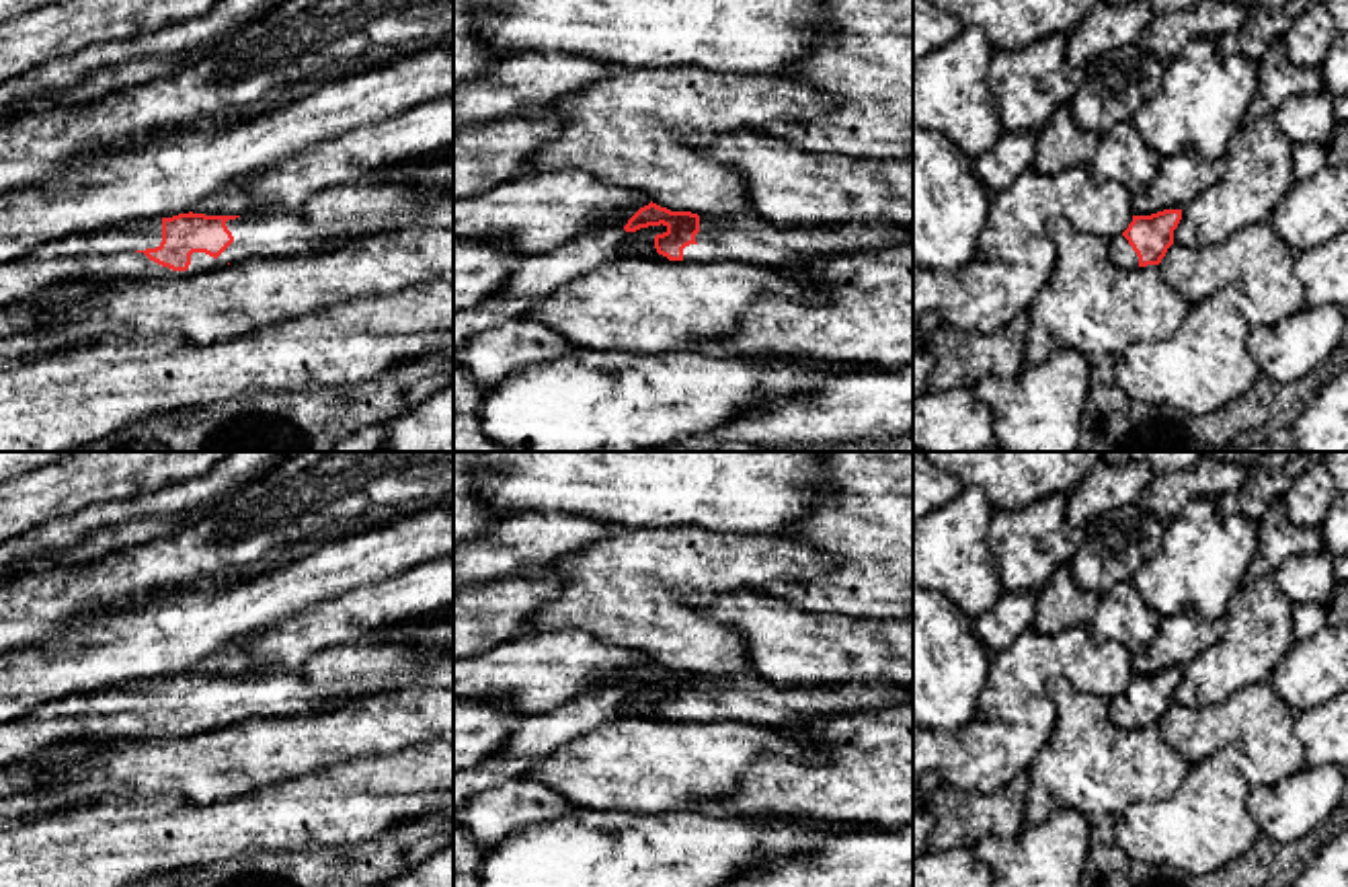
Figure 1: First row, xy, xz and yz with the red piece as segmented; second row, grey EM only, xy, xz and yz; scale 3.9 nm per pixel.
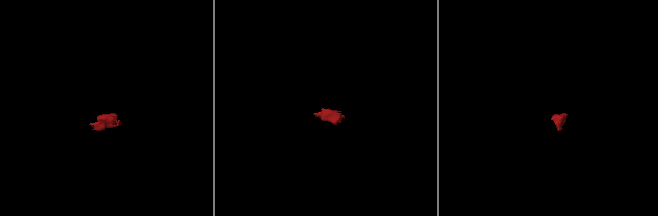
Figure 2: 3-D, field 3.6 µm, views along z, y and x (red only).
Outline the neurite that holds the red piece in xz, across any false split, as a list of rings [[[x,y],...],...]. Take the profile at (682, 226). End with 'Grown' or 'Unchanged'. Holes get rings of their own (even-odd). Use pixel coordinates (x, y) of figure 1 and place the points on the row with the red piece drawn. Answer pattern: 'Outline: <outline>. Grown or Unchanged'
Outline: [[[657,203],[640,207],[624,226],[626,232],[636,232],[648,226],[665,226],[663,234],[655,236],[655,248],[669,261],[714,261],[735,259],[741,263],[780,267],[798,265],[804,259],[817,257],[847,257],[860,250],[884,250],[893,246],[913,246],[913,232],[886,226],[839,226],[839,228],[802,228],[776,226],[761,218],[755,209],[735,211],[724,216],[698,216],[691,211],[671,211]]]. Grown

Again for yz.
Outline: [[[1163,209],[1151,216],[1133,216],[1128,228],[1108,240],[1112,263],[1120,269],[1159,265],[1174,244],[1174,230],[1182,220],[1182,209]]]. Grown

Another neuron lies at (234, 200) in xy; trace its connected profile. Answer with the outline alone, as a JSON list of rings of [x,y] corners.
[[[244,179],[230,183],[224,191],[217,191],[195,205],[193,214],[205,216],[244,216],[254,207]]]

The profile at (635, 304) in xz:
[[[663,255],[622,257],[564,283],[525,318],[587,351],[673,353],[716,341],[739,326],[741,314],[761,296],[823,304],[827,298],[784,277],[776,267],[735,259],[669,261]]]

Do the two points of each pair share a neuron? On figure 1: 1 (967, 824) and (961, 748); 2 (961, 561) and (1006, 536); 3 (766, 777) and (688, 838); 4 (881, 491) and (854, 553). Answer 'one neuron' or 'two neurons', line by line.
1: two neurons
2: two neurons
3: two neurons
4: one neuron

